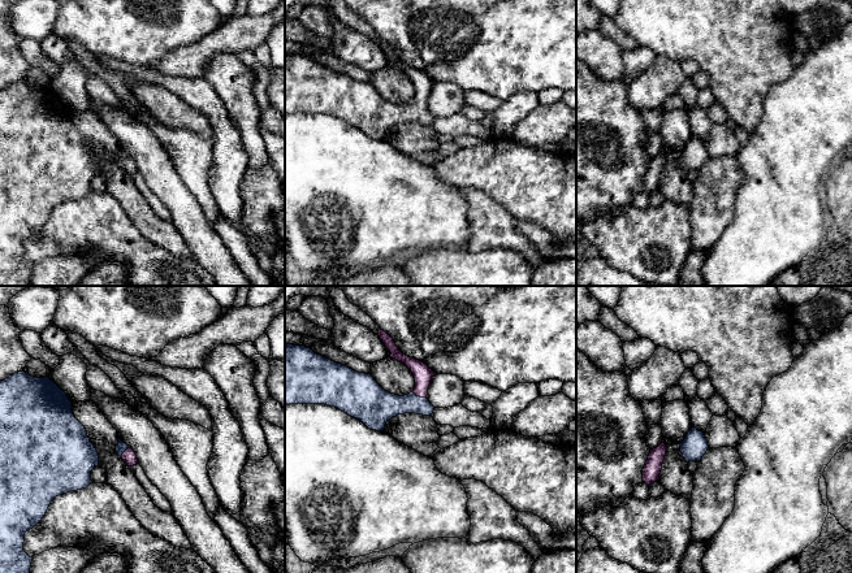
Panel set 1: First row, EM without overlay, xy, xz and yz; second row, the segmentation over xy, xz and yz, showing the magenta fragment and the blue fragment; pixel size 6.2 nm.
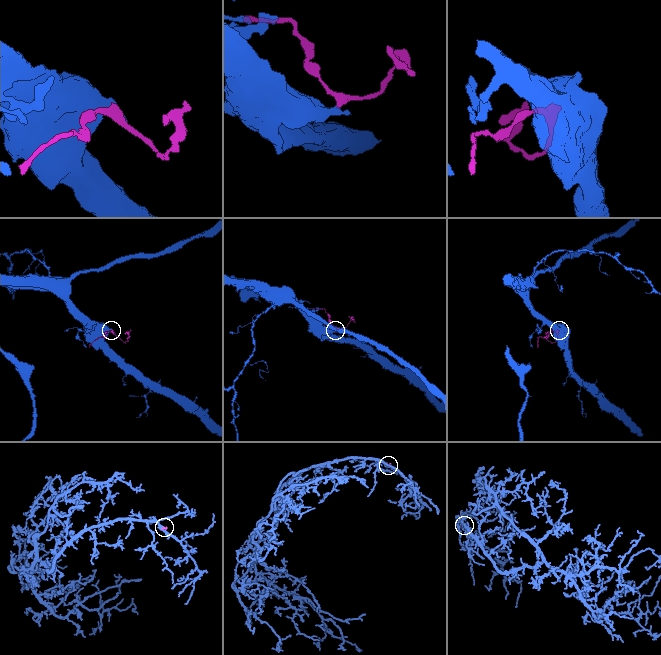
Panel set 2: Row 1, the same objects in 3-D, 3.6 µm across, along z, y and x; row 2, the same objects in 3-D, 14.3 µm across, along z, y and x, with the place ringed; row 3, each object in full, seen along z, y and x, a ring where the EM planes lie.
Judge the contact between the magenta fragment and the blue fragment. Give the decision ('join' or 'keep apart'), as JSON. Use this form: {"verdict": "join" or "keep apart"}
{"verdict": "join"}

